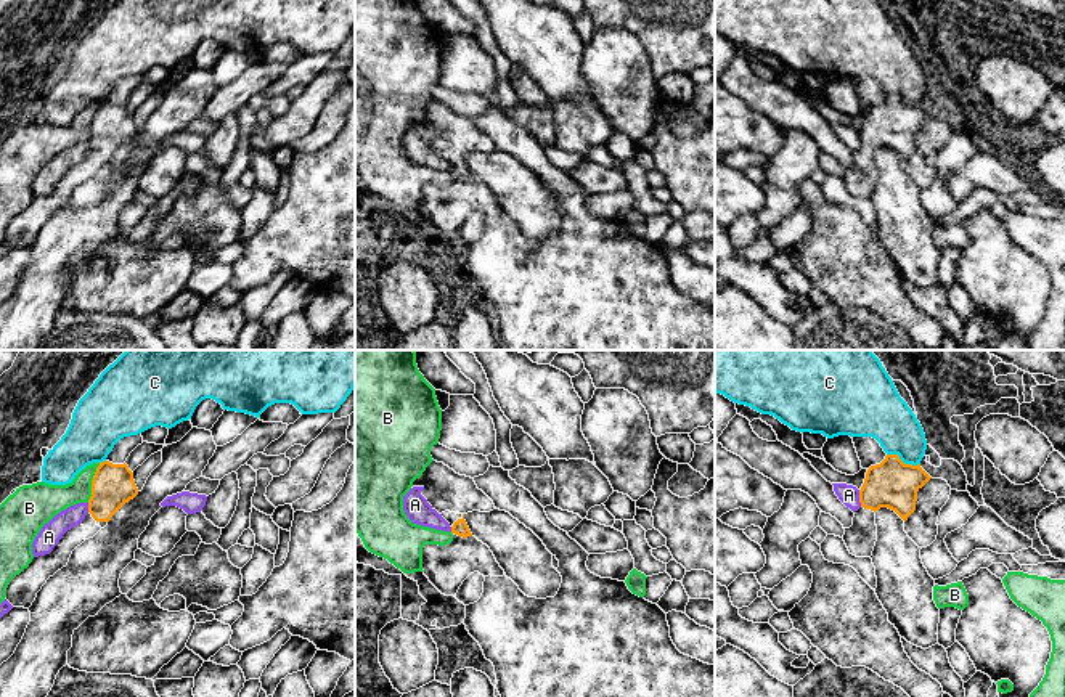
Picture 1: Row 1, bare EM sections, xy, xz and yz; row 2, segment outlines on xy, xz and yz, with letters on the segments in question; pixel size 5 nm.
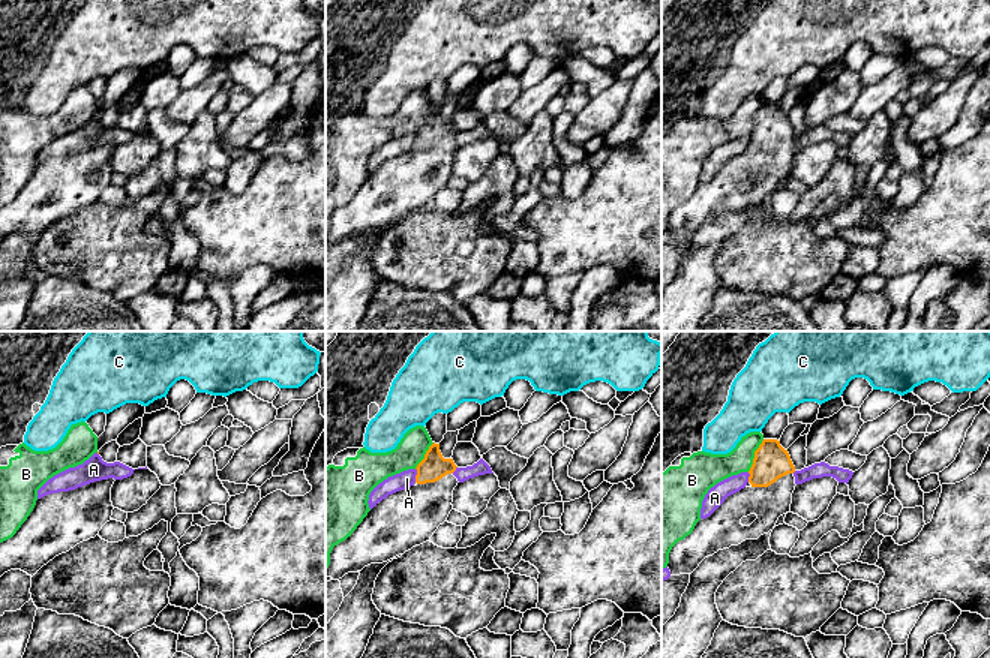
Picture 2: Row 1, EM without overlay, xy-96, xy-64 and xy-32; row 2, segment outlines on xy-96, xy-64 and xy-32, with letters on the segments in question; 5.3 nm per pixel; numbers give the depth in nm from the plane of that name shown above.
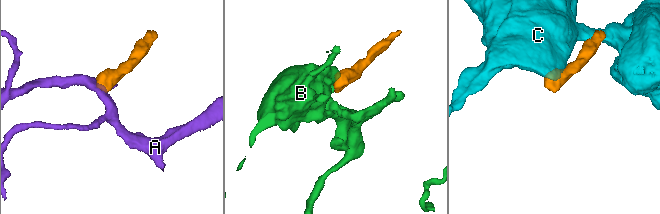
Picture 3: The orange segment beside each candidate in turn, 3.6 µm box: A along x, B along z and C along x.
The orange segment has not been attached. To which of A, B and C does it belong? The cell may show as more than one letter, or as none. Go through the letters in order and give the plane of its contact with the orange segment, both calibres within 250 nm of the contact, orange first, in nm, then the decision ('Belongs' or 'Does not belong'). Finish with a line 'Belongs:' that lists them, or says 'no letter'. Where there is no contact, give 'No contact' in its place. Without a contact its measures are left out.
A: Touches orange in yz. Thickness 240 nm (orange) against 100 nm. Does not belong
B: Touches orange in xy. Thickness 220 nm (orange) against 170 nm. Does not belong
C: Touches orange in yz. Thickness 240 nm (orange) against 240 nm. Does not belong
Belongs: no letter

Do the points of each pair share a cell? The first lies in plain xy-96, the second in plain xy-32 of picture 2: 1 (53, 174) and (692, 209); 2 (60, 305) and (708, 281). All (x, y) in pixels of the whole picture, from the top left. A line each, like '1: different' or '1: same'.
1: same
2: different

